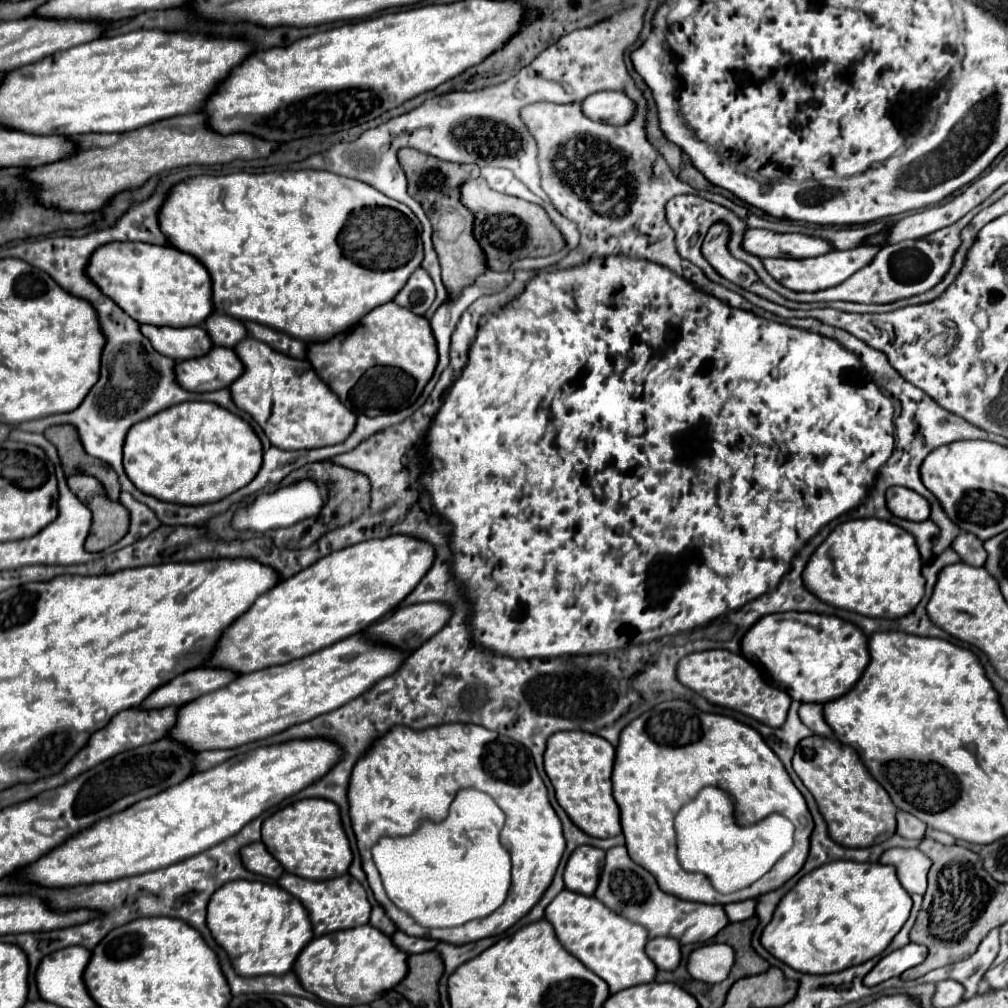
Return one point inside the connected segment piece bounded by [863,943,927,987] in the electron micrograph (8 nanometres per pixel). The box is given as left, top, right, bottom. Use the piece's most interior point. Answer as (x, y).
(892, 965)

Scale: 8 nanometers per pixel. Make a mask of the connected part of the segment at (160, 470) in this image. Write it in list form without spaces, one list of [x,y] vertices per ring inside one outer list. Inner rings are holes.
[[[205,401],[179,403],[137,423],[127,431],[123,447],[123,467],[131,483],[145,495],[179,505],[213,503],[245,487],[257,475],[261,457],[261,441],[249,423]]]

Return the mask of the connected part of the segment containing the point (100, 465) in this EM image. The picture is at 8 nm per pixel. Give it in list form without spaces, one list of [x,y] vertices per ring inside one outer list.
[[[53,425],[43,435],[57,447],[65,475],[75,475],[75,473],[93,475],[95,479],[101,481],[103,489],[109,493],[109,499],[119,501],[117,473],[105,461],[85,453],[73,425]]]

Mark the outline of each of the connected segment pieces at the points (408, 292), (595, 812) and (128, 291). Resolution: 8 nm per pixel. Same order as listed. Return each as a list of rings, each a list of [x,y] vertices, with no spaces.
[[[423,267],[415,269],[415,273],[409,277],[407,285],[395,295],[393,299],[397,305],[413,311],[415,315],[425,315],[425,311],[435,301],[435,285],[433,279],[427,275]]]
[[[557,731],[549,737],[545,751],[545,771],[555,787],[557,803],[581,831],[601,839],[621,833],[619,807],[611,789],[613,757],[615,747],[607,739],[583,731]]]
[[[105,243],[99,247],[95,255],[91,255],[91,263],[87,265],[87,277],[103,291],[103,295],[111,297],[131,319],[137,323],[151,325],[169,325],[169,327],[191,327],[201,325],[211,313],[211,277],[207,269],[191,255],[163,245],[149,243]]]

